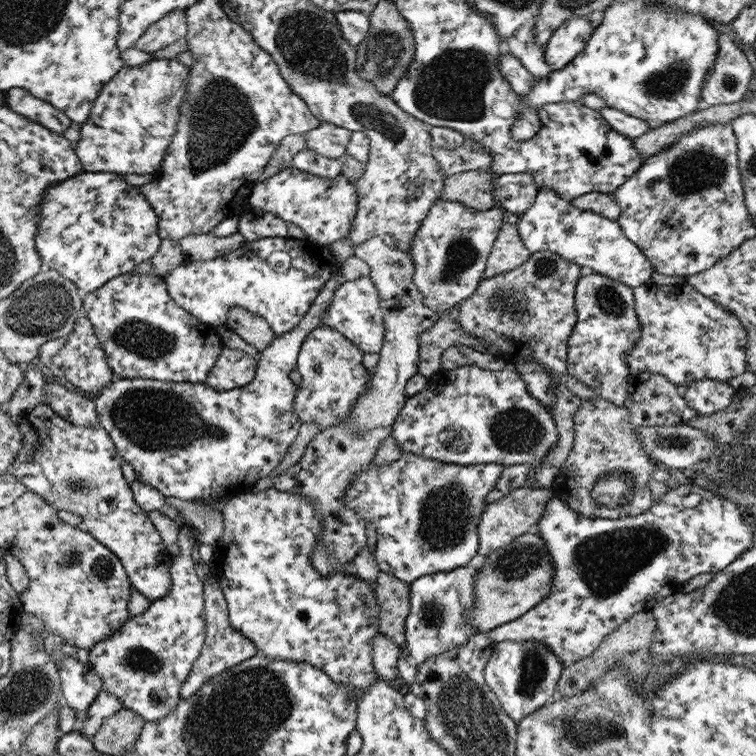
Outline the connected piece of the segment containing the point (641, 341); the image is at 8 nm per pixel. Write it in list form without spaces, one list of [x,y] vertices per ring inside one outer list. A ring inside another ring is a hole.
[[[648,283],[633,288],[633,294],[642,334],[626,354],[630,376],[649,372],[665,376],[675,385],[706,378],[726,383],[748,371],[748,332],[740,320],[718,302],[686,283],[670,286]]]

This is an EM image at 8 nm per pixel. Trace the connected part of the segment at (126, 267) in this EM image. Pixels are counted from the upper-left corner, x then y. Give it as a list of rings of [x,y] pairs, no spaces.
[[[85,171],[54,184],[52,188],[48,186],[44,195],[34,247],[38,249],[44,266],[60,272],[64,279],[74,282],[86,292],[94,292],[112,278],[134,272],[141,262],[152,258],[162,244],[162,237],[158,235],[158,216],[140,188],[130,186],[122,175]]]

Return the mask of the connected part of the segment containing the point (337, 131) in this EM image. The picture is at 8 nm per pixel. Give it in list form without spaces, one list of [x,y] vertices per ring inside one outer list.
[[[320,122],[318,128],[305,133],[307,150],[316,152],[319,156],[338,160],[346,153],[352,132],[334,124]]]

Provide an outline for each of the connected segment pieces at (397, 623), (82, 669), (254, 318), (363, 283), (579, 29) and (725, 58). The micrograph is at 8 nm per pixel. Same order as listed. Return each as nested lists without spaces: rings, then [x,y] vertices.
[[[380,571],[374,590],[382,610],[379,630],[402,650],[406,645],[405,621],[410,615],[410,583]]]
[[[61,652],[57,653],[57,657],[62,661],[59,666],[59,680],[63,704],[76,711],[74,730],[80,730],[82,734],[82,721],[86,719],[86,711],[103,689],[103,685],[98,674],[94,674],[88,664],[78,662]]]
[[[240,305],[228,307],[225,324],[249,345],[262,352],[277,337],[266,319],[247,311]]]
[[[368,277],[345,281],[336,291],[330,305],[324,311],[320,326],[334,328],[361,351],[379,353],[384,340],[384,312],[378,298],[378,290]]]
[[[586,16],[570,18],[560,24],[544,46],[546,64],[550,64],[552,71],[566,68],[566,64],[584,50],[594,30]]]
[[[718,31],[718,56],[716,56],[716,62],[712,64],[712,70],[706,72],[706,78],[702,84],[702,100],[710,106],[742,103],[750,78],[752,78],[752,67],[744,52],[730,39],[728,33]]]

